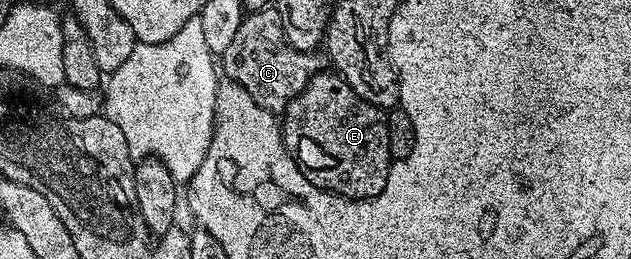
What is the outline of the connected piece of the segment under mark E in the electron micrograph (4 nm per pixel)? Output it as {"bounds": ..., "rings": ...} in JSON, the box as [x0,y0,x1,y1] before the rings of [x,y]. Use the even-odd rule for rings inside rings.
{"bounds":[281,73,393,199],"rings":[[[320,73],[307,82],[307,88],[293,101],[281,115],[283,144],[287,152],[295,158],[303,176],[322,191],[344,195],[347,199],[372,199],[385,189],[389,169],[393,162],[389,149],[389,129],[384,112],[369,101],[362,99],[338,73]]]}

